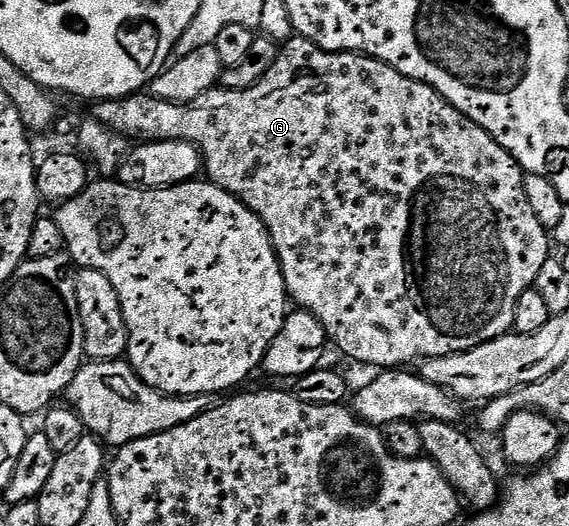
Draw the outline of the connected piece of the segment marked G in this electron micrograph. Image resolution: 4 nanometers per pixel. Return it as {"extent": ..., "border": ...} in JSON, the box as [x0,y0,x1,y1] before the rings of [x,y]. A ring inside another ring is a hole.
{"extent":[92,37,551,369],"border":[[[294,37],[286,41],[280,50],[278,50],[277,60],[271,65],[271,69],[267,69],[267,73],[251,89],[243,89],[242,91],[214,89],[203,93],[199,97],[195,97],[195,101],[191,101],[190,103],[172,103],[166,99],[158,99],[152,93],[138,93],[136,95],[126,95],[124,99],[103,99],[94,102],[92,107],[92,118],[96,119],[104,127],[109,128],[109,130],[117,132],[122,137],[138,135],[136,138],[141,141],[178,139],[179,141],[187,141],[191,145],[195,145],[197,152],[201,155],[203,171],[207,176],[208,182],[214,183],[216,187],[223,189],[227,193],[231,193],[240,203],[247,205],[247,209],[255,212],[259,217],[259,221],[263,221],[263,225],[271,237],[273,248],[277,254],[277,260],[281,266],[288,298],[292,302],[294,299],[297,302],[294,304],[300,310],[311,312],[321,322],[326,336],[332,342],[333,339],[337,342],[338,349],[347,358],[354,359],[357,363],[370,363],[371,366],[377,367],[373,369],[401,369],[406,365],[413,365],[409,363],[415,362],[414,364],[416,364],[418,361],[438,359],[444,355],[454,355],[460,351],[469,351],[472,347],[478,347],[487,341],[498,339],[501,335],[510,334],[513,331],[513,322],[515,321],[515,301],[519,301],[519,297],[523,297],[523,293],[527,288],[536,284],[539,277],[539,269],[543,269],[543,261],[551,258],[551,251],[549,251],[549,243],[551,244],[550,232],[546,231],[543,225],[539,225],[539,217],[535,217],[535,212],[531,210],[531,201],[527,201],[527,193],[525,192],[526,172],[522,171],[521,166],[513,160],[511,153],[507,153],[507,149],[503,149],[503,145],[496,143],[485,130],[479,125],[475,125],[475,121],[471,121],[463,112],[449,104],[431,85],[415,81],[411,77],[399,73],[391,65],[387,65],[378,59],[372,59],[370,55],[359,55],[352,51],[324,51],[323,48],[316,47],[311,41]]]}

